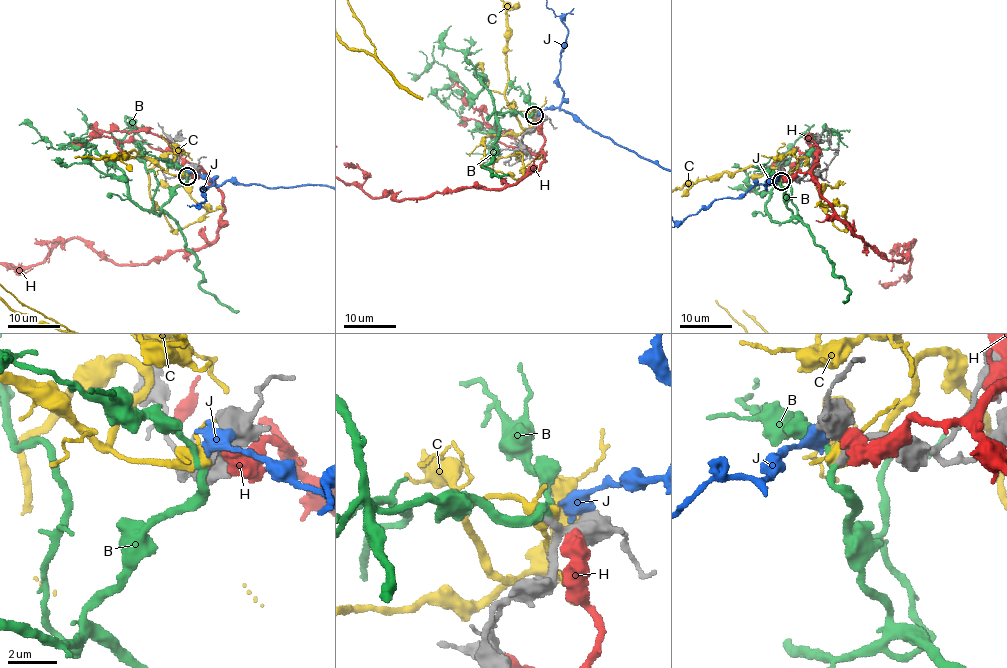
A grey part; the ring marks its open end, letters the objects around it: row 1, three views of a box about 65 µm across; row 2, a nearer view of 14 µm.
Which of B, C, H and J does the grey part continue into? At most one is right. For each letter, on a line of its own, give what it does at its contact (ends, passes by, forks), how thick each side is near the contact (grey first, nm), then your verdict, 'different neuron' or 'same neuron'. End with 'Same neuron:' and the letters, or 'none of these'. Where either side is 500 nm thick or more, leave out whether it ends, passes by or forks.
B: it passes by; calibres 240 and 240 nm; same neuron
C: it forks; calibres 280 and 440 nm; different neuron
H: calibres 480 and 600 nm; different neuron
J: it forks; calibres 480 and 360 nm; different neuron
Same neuron: B

